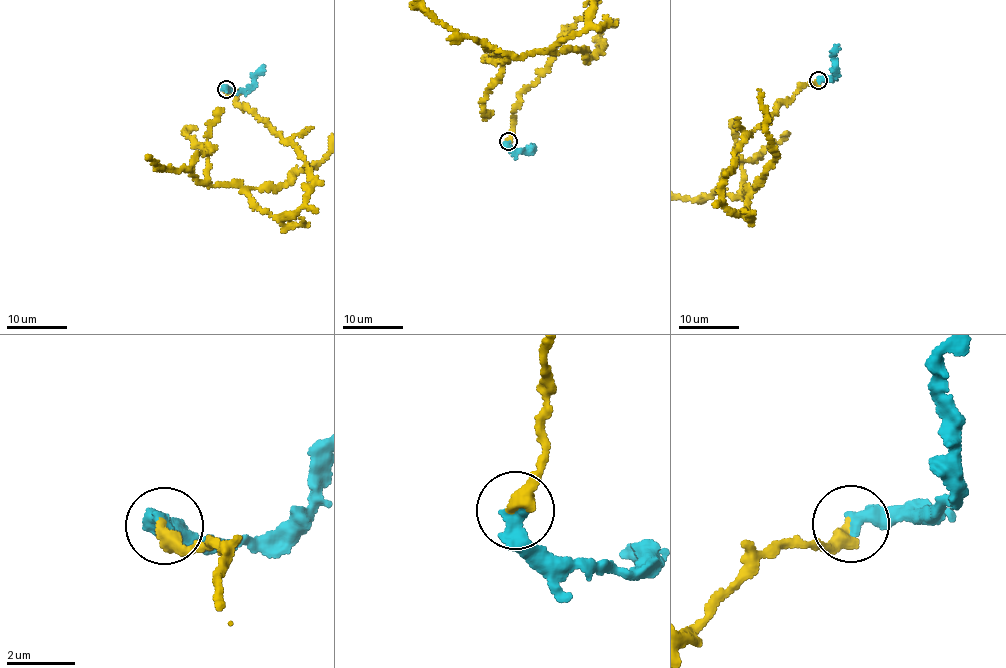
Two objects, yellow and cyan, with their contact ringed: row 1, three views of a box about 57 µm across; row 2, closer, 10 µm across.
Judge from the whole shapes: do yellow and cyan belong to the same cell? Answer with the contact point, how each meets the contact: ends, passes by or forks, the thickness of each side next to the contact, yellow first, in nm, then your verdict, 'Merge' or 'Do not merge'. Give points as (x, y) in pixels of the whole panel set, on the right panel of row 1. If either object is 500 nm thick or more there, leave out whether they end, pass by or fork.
Place: (818, 80). At the ring yellow ends. At the ring cyan ends. Thickness 440 nm (yellow) against 440 nm. Merge

